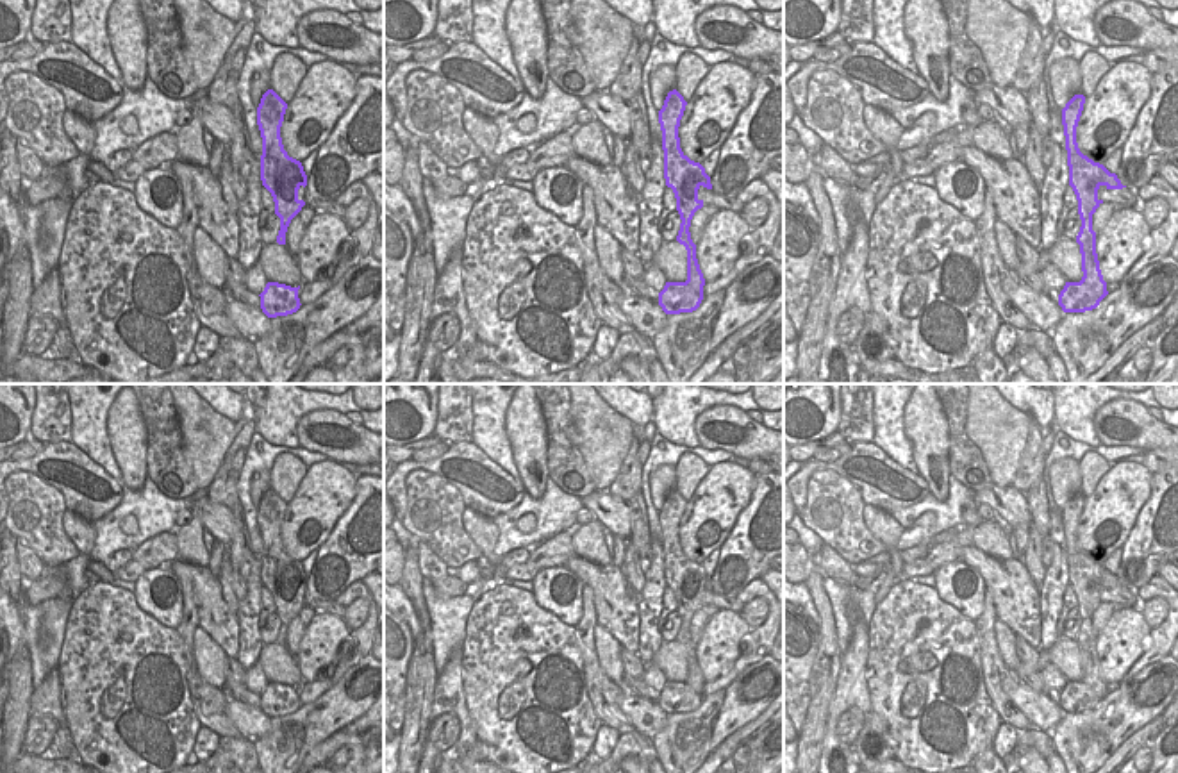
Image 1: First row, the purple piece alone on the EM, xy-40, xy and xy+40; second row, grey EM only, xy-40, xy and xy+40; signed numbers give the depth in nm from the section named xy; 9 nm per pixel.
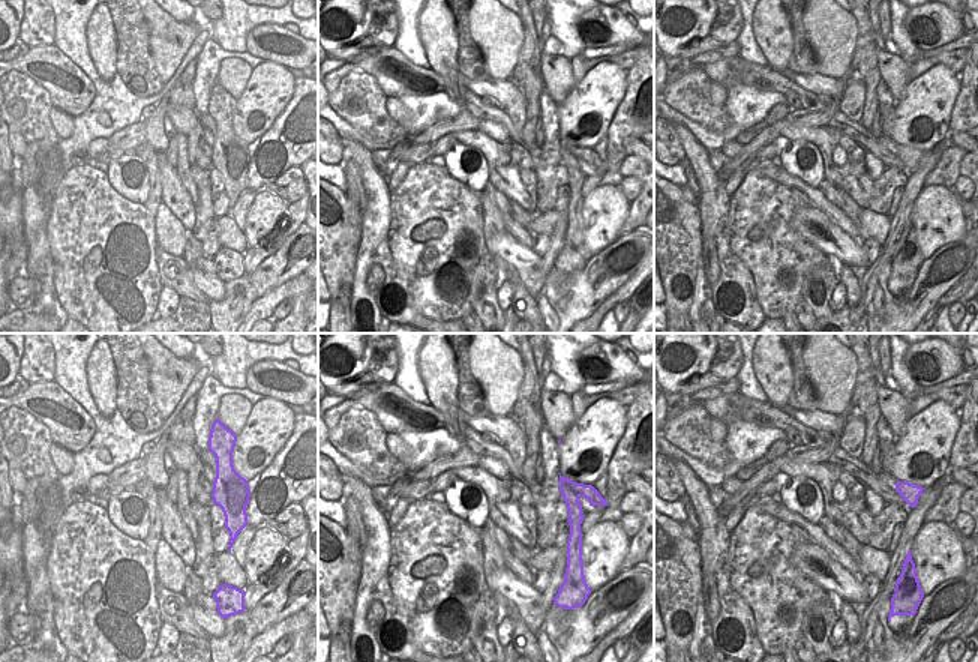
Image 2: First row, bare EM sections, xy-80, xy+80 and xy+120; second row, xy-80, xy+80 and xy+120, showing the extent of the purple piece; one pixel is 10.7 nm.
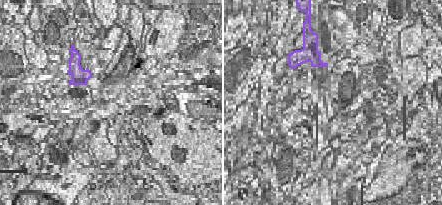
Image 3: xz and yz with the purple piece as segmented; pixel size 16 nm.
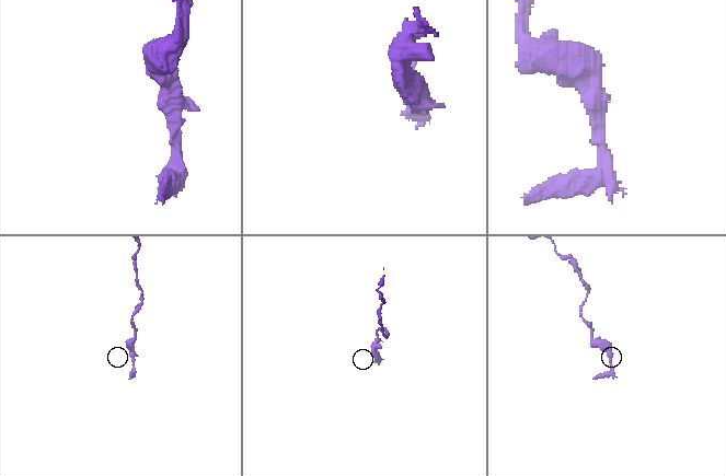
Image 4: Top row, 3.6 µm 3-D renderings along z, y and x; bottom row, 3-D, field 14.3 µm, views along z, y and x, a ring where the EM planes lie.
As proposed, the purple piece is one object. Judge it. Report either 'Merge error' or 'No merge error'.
Merge error.

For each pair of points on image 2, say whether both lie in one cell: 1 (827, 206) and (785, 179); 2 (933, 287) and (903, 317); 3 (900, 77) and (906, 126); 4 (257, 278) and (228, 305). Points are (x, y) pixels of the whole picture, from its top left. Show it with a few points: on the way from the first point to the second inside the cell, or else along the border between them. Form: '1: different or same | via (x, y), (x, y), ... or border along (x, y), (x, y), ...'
1: same | via (816, 197), (795, 183)
2: same | via (926, 294), (911, 309)
3: different | border along (909, 81), (896, 104)
4: same | via (251, 287), (246, 291), (246, 297), (237, 302)

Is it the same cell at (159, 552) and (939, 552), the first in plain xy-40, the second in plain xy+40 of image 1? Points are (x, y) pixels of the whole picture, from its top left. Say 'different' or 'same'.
same

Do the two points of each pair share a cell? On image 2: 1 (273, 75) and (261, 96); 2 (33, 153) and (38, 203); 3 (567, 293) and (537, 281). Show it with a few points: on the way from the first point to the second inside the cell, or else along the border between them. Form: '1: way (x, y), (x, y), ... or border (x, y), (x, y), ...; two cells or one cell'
1: way (273, 80), (266, 92); one cell
2: way (45, 165), (45, 186), (42, 191); one cell
3: border (546, 275), (543, 285); two cells

